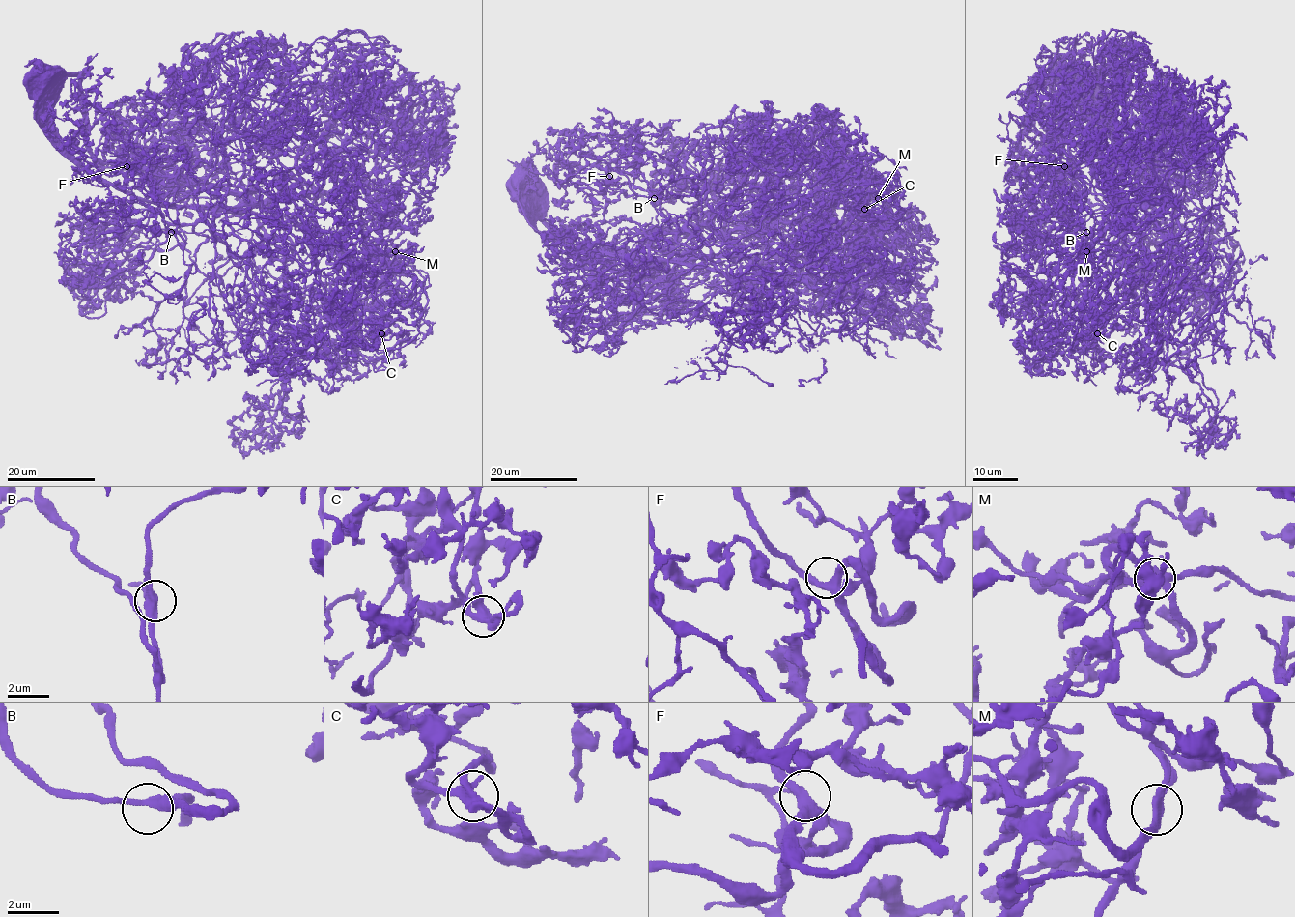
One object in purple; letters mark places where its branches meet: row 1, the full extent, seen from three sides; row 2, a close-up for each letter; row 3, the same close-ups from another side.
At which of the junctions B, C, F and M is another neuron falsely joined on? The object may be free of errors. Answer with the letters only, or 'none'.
M

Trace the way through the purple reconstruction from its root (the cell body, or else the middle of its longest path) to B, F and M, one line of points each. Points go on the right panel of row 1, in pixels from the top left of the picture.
B: (1082, 75), (1083, 102), (1121, 139), (1143, 187), (1133, 177), (1126, 192), (1083, 218), (1086, 232)
F: (1082, 75), (1083, 102), (1121, 139), (1143, 192), (1139, 179), (1133, 177), (1119, 197), (1083, 206), (1064, 166)
M: (1082, 75), (1143, 187), (1117, 190), (1106, 254), (1078, 252), (1093, 268), (1086, 252)

